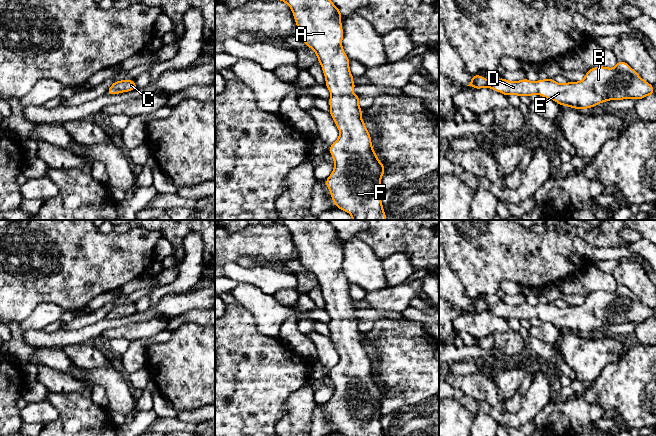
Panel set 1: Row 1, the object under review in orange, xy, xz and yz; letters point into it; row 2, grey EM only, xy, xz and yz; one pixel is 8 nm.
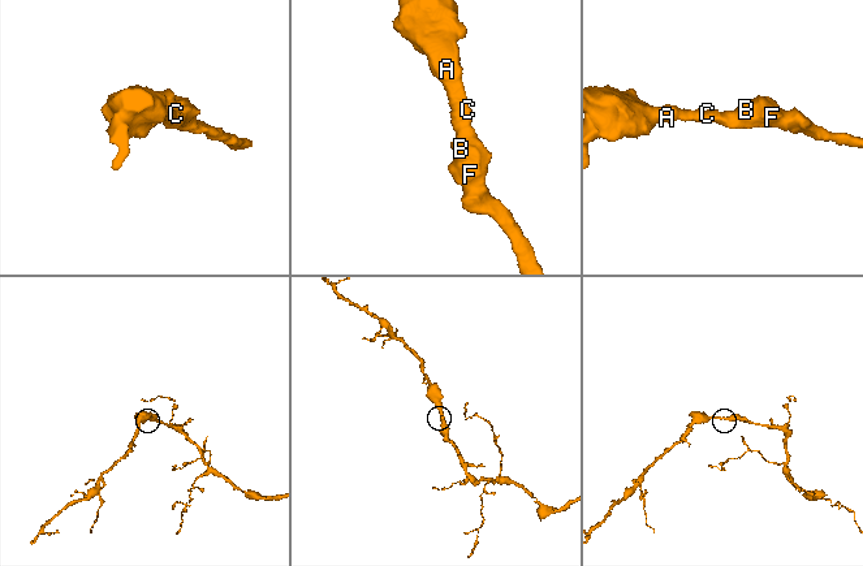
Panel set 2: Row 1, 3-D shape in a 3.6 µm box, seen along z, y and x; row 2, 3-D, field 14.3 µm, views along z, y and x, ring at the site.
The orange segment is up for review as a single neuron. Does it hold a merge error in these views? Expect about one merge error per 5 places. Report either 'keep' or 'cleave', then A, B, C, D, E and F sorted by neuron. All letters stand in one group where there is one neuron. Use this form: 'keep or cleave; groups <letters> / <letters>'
keep; groups A B C D E F

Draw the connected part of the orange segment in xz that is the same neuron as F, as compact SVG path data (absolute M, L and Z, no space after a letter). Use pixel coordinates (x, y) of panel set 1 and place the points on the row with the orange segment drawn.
M331 0L281 1L284 1L292 9L301 41L316 52L318 62L321 64L326 78L325 85L332 94L328 100L331 107L329 113L339 129L340 136L330 145L330 154L334 159L334 170L326 179L326 186L331 192L331 198L339 209L352 215L352 220L386 220L386 215L380 198L382 193L381 177L385 172L385 167L376 157L376 153L372 148L370 134L361 117L363 110L358 105L360 98L352 93L356 85L353 83L353 75L349 70L350 60L342 48L343 29L341 25L342 15L340 10Z

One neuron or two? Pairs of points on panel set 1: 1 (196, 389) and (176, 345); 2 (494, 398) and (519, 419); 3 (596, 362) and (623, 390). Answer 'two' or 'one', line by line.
1: one
2: two
3: two

